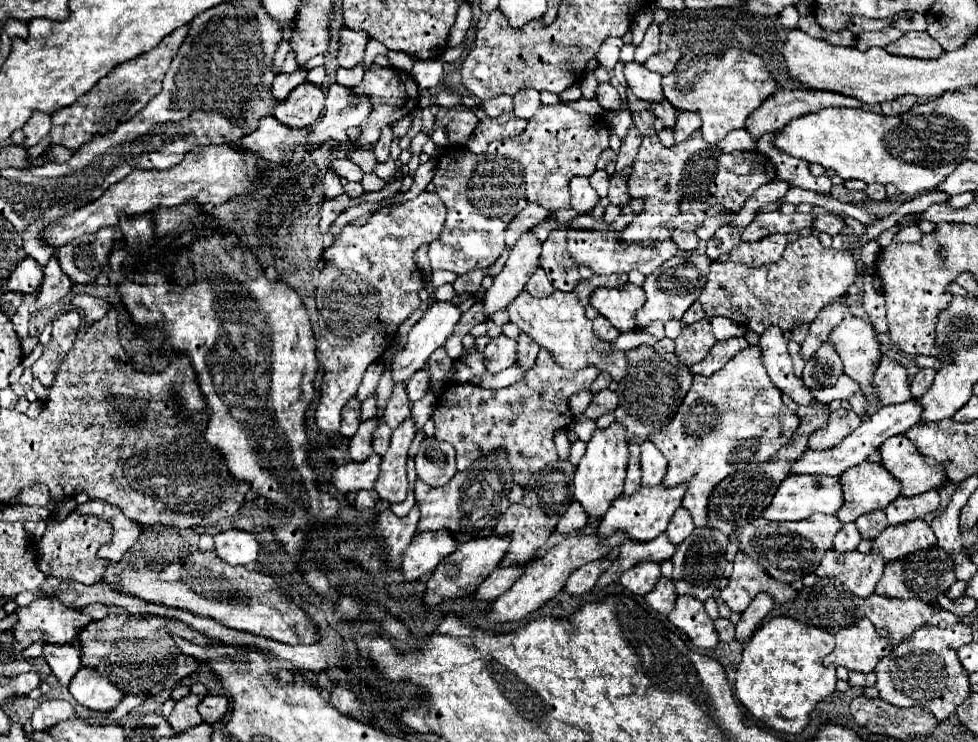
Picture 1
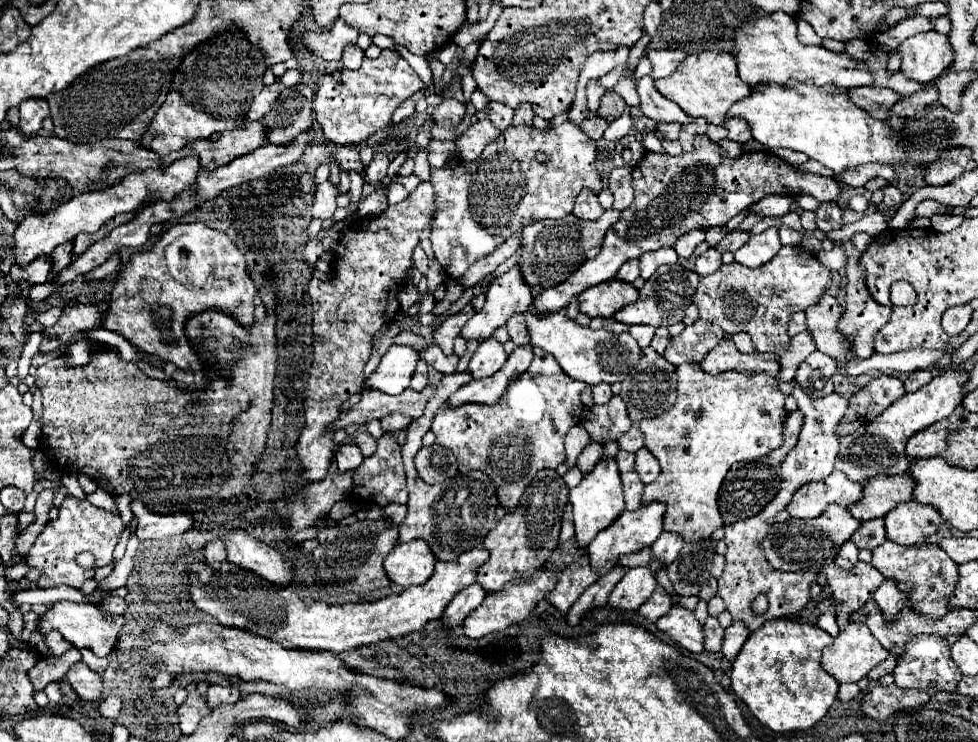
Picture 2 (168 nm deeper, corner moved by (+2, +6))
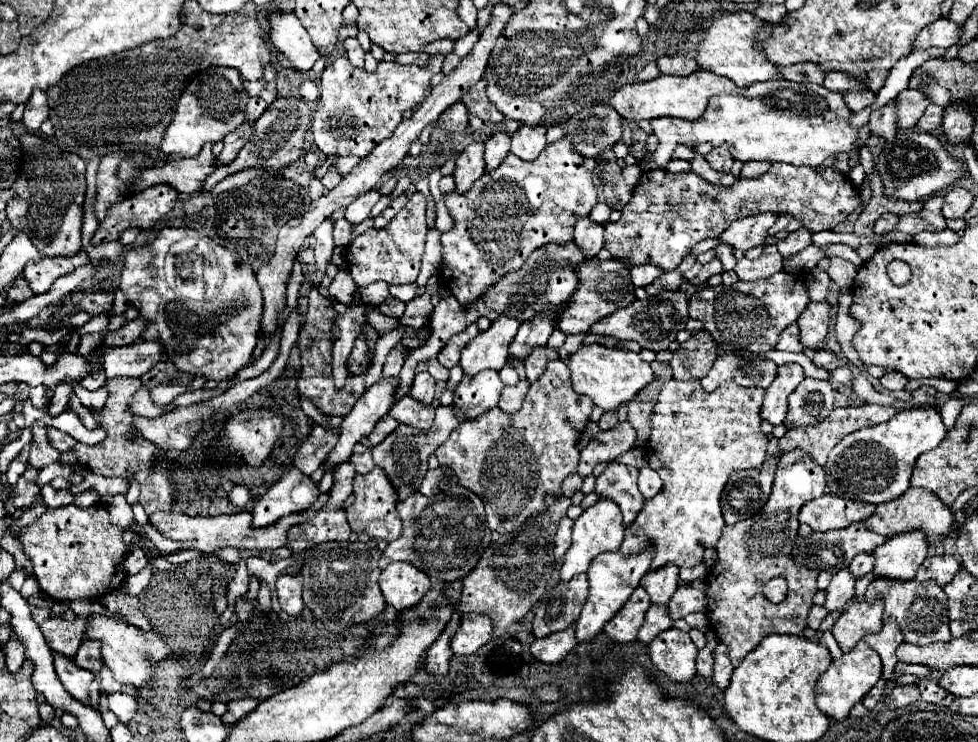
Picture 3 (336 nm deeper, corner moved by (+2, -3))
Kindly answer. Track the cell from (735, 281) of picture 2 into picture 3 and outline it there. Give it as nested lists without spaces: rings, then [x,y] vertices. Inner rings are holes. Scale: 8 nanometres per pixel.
[[[779,271],[763,281],[737,281],[731,287],[701,287],[691,295],[689,317],[699,319],[721,351],[765,353],[775,349],[781,331],[799,319],[809,303],[805,283],[797,273]]]

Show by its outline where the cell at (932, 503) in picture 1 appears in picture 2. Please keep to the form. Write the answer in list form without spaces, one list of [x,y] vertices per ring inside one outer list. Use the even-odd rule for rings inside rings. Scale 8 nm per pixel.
[[[915,500],[903,502],[899,504],[895,510],[891,510],[885,516],[885,530],[887,530],[887,538],[891,538],[893,542],[899,544],[921,544],[925,542],[929,536],[933,536],[937,532],[937,526],[943,522],[939,510],[935,510],[935,506],[923,506]]]

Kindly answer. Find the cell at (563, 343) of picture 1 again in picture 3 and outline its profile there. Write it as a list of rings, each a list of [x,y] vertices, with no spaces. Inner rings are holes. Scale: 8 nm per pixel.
[[[581,345],[579,351],[567,363],[567,367],[571,369],[573,389],[581,395],[589,395],[595,401],[597,407],[591,415],[591,421],[595,423],[601,419],[603,411],[617,411],[621,405],[631,403],[631,399],[635,399],[635,395],[655,379],[651,365],[643,361],[639,353],[609,349],[603,345]]]

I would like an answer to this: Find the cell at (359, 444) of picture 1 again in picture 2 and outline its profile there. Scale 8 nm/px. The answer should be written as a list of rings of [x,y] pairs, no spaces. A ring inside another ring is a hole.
[[[349,442],[347,446],[341,446],[335,458],[337,458],[337,464],[339,464],[341,472],[343,470],[355,470],[363,462],[363,454],[361,454],[359,446],[355,446],[355,442]]]

